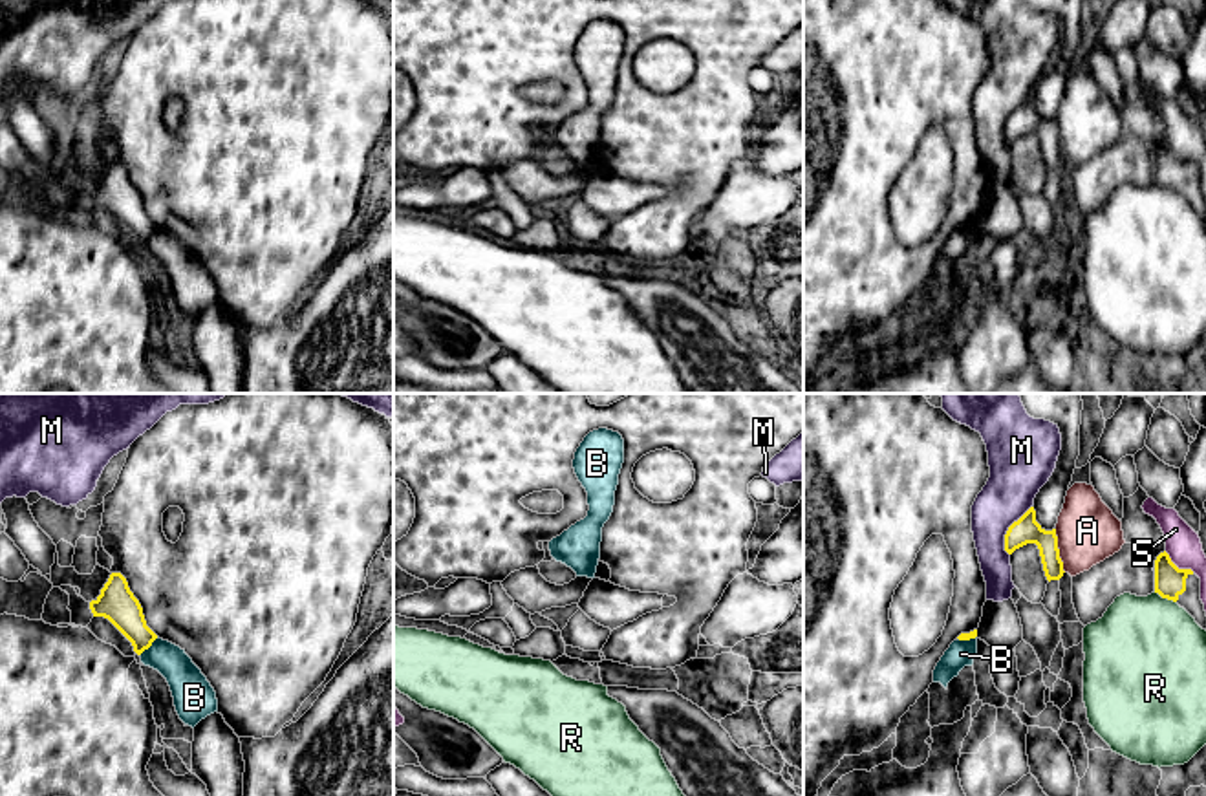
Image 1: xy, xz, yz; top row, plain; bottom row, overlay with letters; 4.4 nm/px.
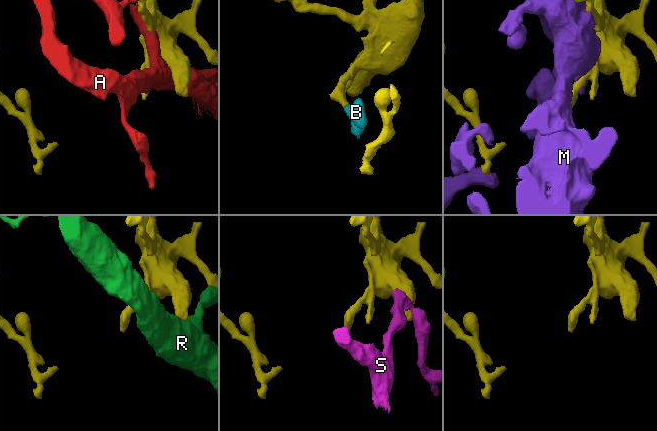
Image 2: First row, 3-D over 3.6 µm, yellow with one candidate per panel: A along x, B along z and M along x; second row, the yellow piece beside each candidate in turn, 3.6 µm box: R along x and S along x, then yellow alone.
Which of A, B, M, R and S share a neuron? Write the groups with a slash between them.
A / B M / R / S

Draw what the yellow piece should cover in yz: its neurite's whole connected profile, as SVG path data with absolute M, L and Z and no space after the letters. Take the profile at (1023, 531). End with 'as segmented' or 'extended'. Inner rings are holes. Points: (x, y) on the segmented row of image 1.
M1030 507L1018 522L1014 522L1005 534L1005 551L1008 554L1027 543L1038 545L1047 580L1060 580L1065 571L1060 558L1056 529L1045 531L1036 522L1034 507Z; as segmented

